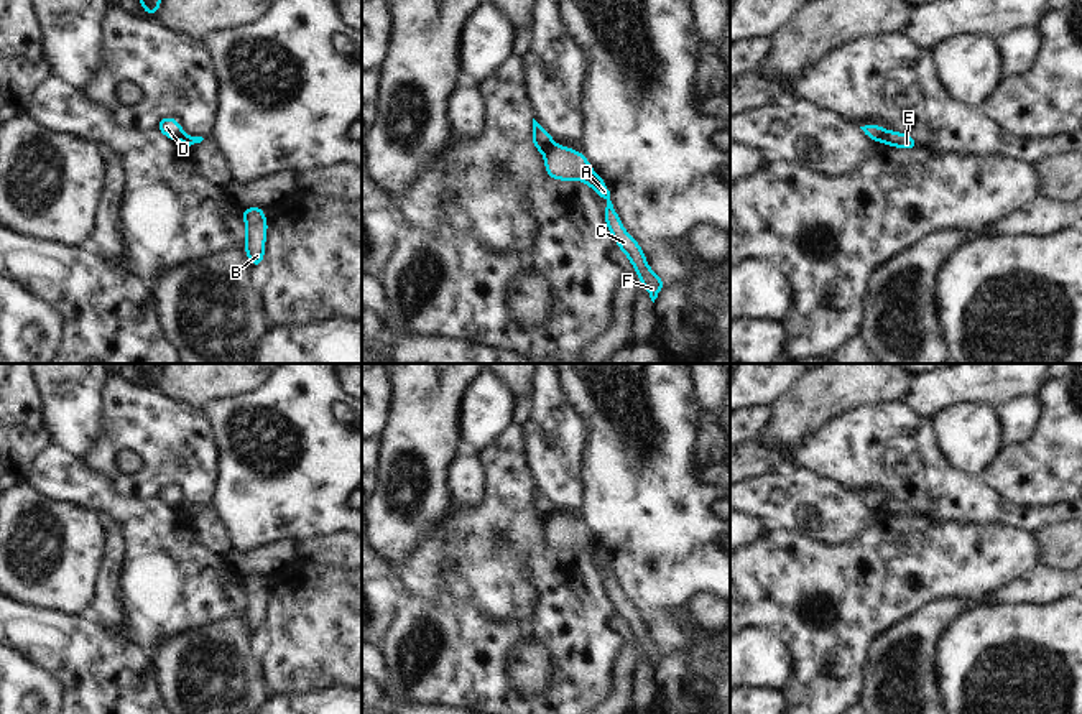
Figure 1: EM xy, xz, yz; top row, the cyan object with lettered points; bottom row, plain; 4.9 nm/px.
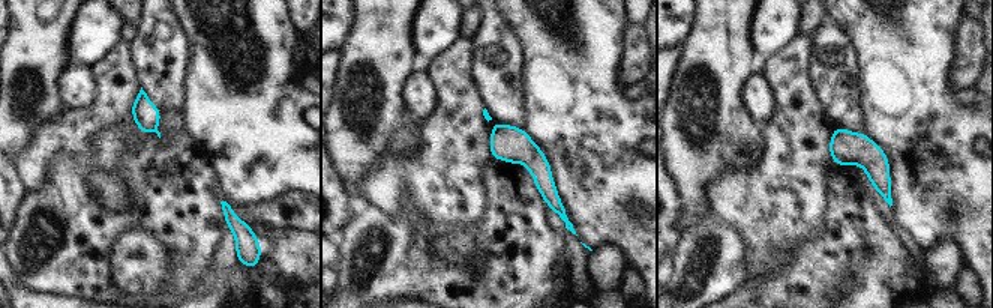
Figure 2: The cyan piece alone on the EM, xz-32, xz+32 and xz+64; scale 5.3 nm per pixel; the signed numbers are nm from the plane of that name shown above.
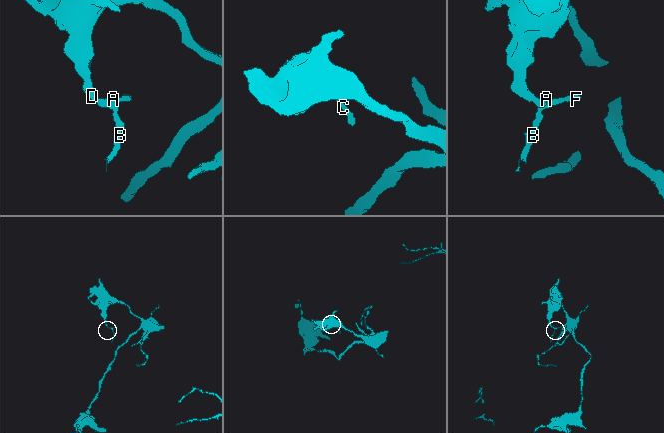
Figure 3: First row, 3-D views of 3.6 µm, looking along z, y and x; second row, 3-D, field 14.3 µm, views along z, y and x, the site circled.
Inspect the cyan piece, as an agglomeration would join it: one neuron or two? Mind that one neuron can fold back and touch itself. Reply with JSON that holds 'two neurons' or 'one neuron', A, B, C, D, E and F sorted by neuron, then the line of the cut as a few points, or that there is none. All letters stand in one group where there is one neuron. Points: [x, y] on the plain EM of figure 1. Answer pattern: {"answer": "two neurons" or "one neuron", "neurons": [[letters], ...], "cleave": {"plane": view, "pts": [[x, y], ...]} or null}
{"answer": "two neurons", "neurons": [["A", "B", "C", "E", "F"], ["D"]], "cleave": {"plane": "xz", "pts": [[554, 512], [545, 523]]}}

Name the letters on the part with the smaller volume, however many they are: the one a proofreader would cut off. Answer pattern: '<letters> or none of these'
A, B, C, E, F.

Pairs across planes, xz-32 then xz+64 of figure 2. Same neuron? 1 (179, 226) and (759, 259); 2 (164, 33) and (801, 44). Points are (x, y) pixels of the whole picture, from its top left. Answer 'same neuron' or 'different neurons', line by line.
1: different neurons
2: different neurons

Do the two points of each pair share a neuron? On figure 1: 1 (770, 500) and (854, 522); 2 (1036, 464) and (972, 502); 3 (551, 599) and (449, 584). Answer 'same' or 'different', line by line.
1: same
2: different
3: same

